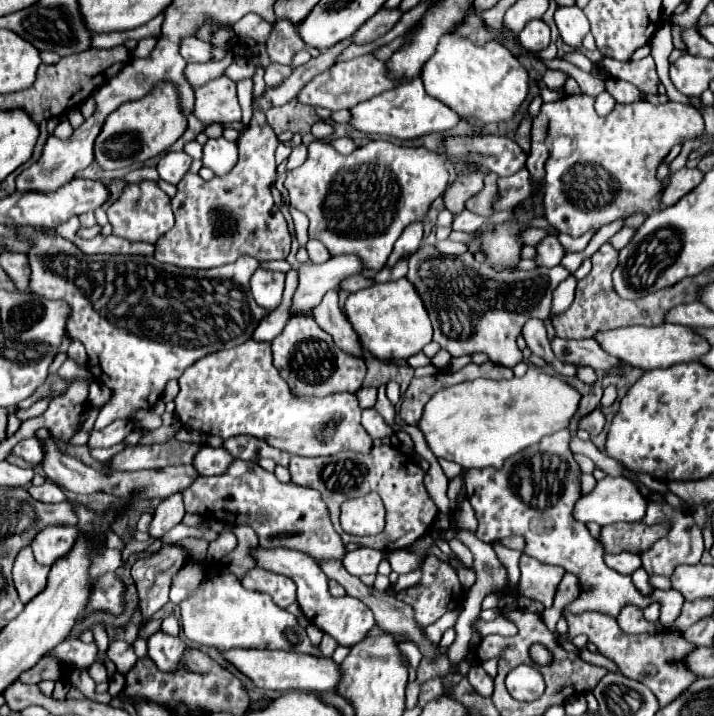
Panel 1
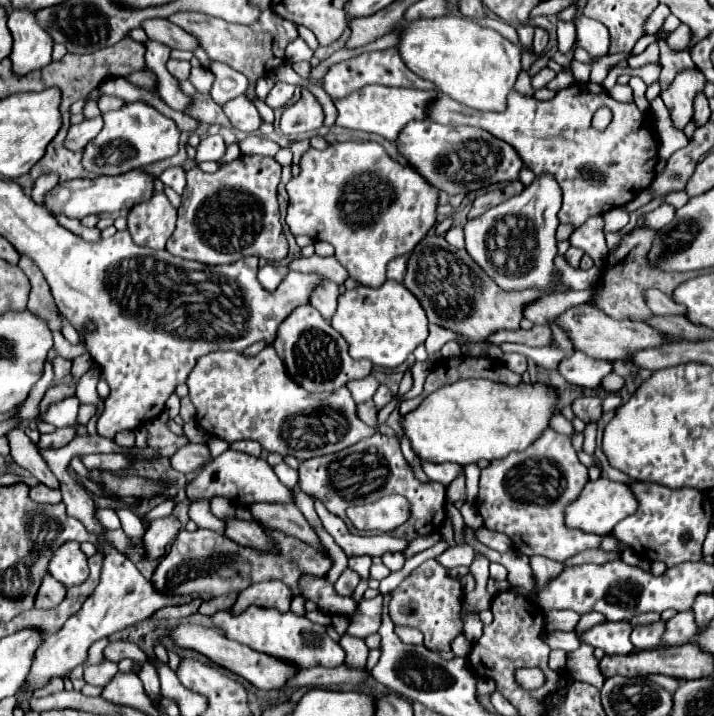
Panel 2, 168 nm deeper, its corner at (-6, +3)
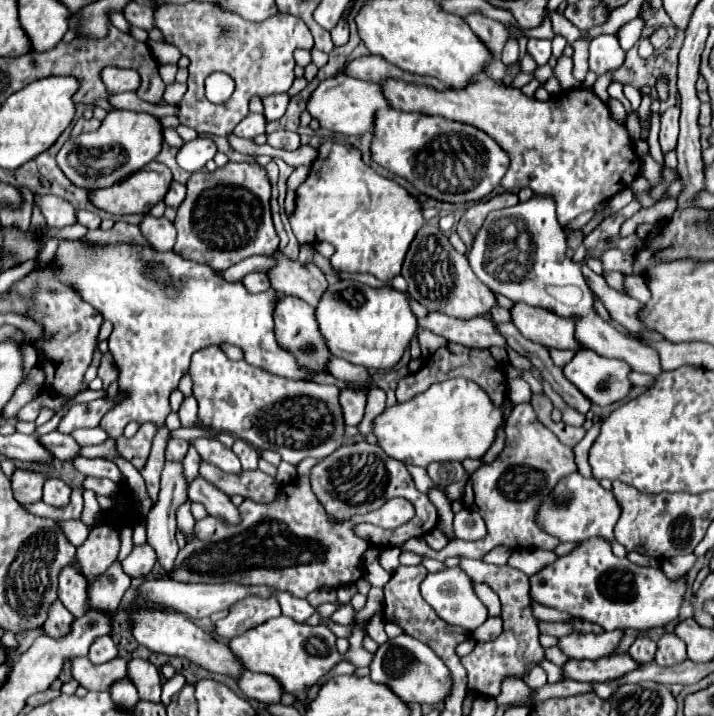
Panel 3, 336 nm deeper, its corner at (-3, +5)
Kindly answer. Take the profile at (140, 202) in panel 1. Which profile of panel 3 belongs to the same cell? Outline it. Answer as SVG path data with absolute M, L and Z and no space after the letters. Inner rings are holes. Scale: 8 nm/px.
M144 214L142 222L138 224L140 226L140 232L144 232L144 238L148 240L148 244L160 252L166 252L166 250L172 250L174 242L176 242L176 230L174 230L174 224L160 216L152 216L152 214Z

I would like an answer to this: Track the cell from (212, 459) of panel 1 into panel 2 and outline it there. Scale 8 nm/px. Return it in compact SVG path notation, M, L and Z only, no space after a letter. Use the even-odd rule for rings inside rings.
M189 442L189 444L181 446L171 456L171 468L177 470L177 472L183 472L183 474L189 474L195 468L203 466L203 462L209 462L209 460L211 460L211 454L209 454L207 444L193 444L193 442Z

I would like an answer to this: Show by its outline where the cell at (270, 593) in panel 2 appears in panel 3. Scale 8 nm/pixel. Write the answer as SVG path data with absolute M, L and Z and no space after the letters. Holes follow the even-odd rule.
M248 596L248 600L236 602L224 620L216 622L216 634L230 640L248 628L276 616L280 616L280 606L276 600L260 600L260 596Z

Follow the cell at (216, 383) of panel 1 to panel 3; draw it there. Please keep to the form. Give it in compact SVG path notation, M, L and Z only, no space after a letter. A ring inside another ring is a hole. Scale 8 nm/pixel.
M202 348L192 356L190 378L194 382L194 396L198 400L198 422L208 430L228 432L234 438L248 440L256 450L274 450L282 456L284 462L298 464L304 458L322 460L330 456L344 444L344 414L340 408L340 390L332 384L316 384L304 380L288 380L282 376L272 376L264 368L252 368L244 360L230 360L222 348Z

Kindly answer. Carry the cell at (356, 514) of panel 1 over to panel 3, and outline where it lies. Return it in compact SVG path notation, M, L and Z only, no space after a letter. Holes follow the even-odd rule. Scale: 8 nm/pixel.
M298 478L292 484L286 484L280 488L278 498L272 504L258 504L252 500L244 500L240 504L240 526L228 526L220 518L204 518L198 520L194 526L192 538L180 548L176 556L176 564L172 568L172 574L168 578L180 580L180 582L236 582L246 586L270 586L278 592L288 592L296 598L306 598L312 590L318 590L322 586L338 588L346 584L354 584L362 576L362 554L366 552L366 540L358 538L352 532L352 526L358 522L370 522L380 528L398 528L414 518L414 508L406 498L392 498L382 508L368 512L368 514L356 514L350 522L338 522L330 524L323 505L316 500L314 492L310 490L308 478Z

